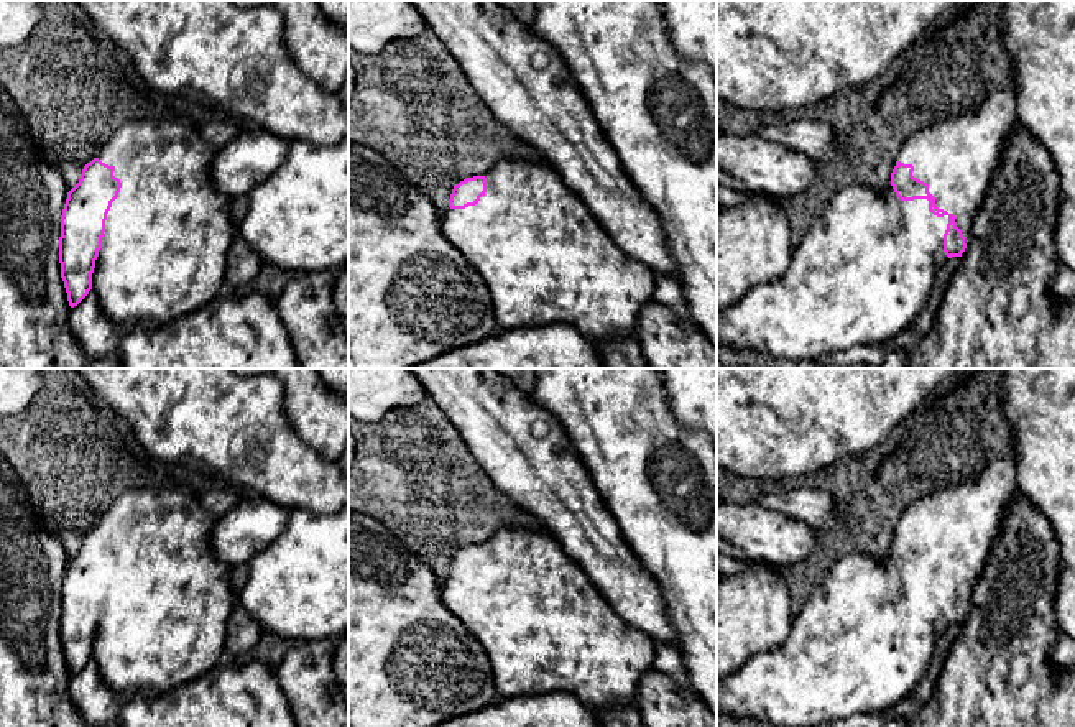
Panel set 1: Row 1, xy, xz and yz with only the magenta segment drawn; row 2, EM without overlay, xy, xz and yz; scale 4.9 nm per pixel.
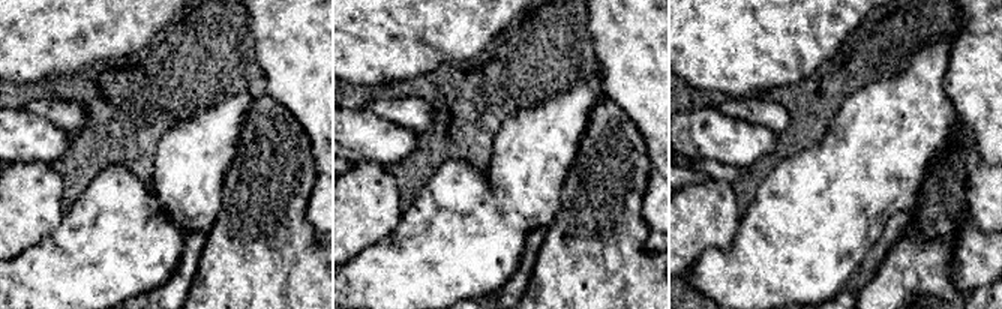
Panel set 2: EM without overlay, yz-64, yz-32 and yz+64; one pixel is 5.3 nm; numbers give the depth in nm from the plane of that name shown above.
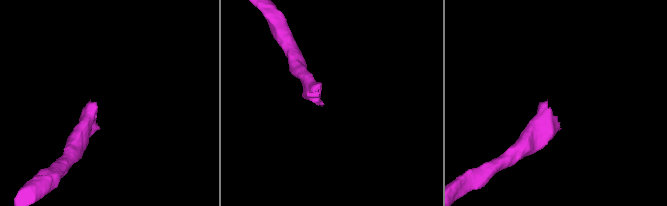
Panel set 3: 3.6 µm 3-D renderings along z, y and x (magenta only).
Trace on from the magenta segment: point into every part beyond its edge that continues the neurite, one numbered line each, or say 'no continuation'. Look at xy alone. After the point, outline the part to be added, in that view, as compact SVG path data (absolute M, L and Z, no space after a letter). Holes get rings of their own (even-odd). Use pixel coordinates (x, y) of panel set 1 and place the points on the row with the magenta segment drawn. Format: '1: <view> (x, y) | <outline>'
1: xy (163, 254) | M191 117L127 122L99 151L97 158L113 166L113 176L122 183L118 197L107 214L102 247L92 273L92 291L113 322L164 324L227 291L227 252L237 235L237 225L230 219L232 197L220 194L210 179L215 155L217 148L201 137L199 123Z

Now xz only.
1: xz (546, 260) | M505 158L483 174L487 192L475 206L447 207L441 217L442 235L485 280L498 329L570 324L595 344L634 336L638 316L653 301L654 271L628 257L592 215L582 199L544 160Z

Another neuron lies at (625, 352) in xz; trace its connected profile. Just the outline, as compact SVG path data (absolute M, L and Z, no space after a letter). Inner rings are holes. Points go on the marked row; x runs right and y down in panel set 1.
M636 336L597 344L607 368L646 368Z

